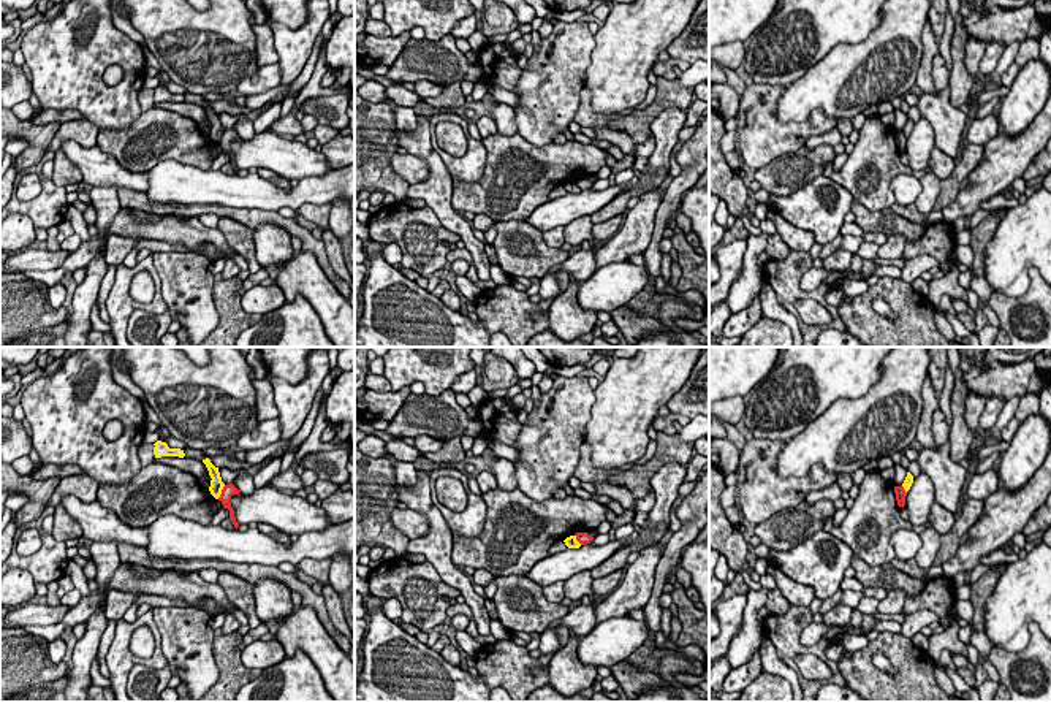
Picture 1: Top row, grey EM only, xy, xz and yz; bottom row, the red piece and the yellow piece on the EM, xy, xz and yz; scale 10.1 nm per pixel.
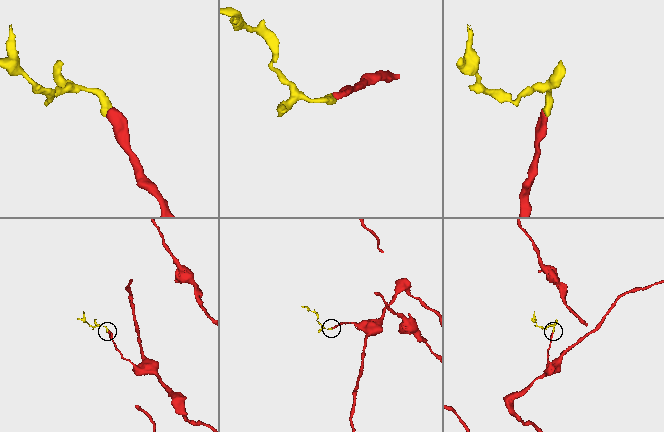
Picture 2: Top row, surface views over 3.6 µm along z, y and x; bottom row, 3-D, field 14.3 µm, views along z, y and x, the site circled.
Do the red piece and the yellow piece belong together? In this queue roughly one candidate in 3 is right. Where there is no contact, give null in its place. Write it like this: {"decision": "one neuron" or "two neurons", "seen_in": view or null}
{"decision": "two neurons", "seen_in": "xy"}

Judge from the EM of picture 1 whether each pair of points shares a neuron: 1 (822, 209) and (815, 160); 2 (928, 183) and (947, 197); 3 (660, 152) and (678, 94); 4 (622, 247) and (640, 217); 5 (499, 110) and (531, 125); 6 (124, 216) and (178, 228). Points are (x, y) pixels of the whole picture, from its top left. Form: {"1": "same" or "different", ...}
{"1": "different", "2": "different", "3": "different", "4": "same", "5": "different", "6": "same"}

